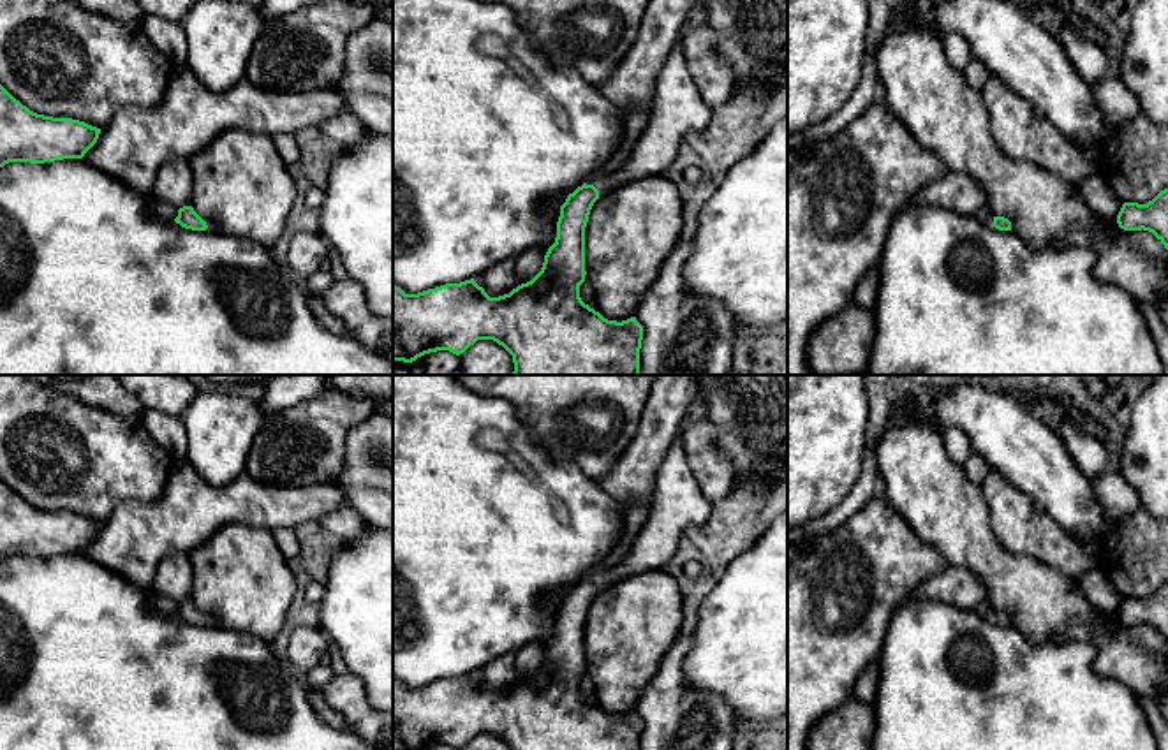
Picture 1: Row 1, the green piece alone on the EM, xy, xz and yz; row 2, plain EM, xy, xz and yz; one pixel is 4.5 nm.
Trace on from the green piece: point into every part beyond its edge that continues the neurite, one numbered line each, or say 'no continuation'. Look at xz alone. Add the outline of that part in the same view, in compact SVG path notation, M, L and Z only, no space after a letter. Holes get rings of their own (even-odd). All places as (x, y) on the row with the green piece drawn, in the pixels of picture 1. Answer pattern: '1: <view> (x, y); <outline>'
1: xz (677, 110); M680 37L657 77L650 120L629 160L592 185L602 194L638 178L662 174L685 137L705 130L710 118L712 109L701 100L687 70Z

